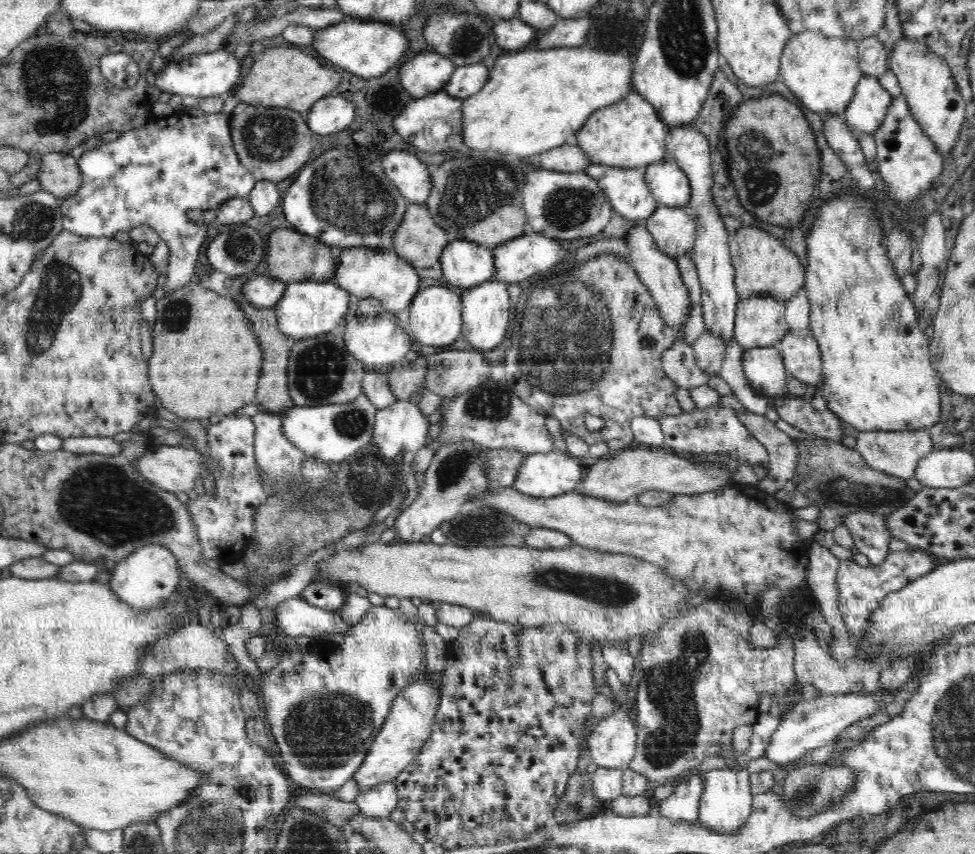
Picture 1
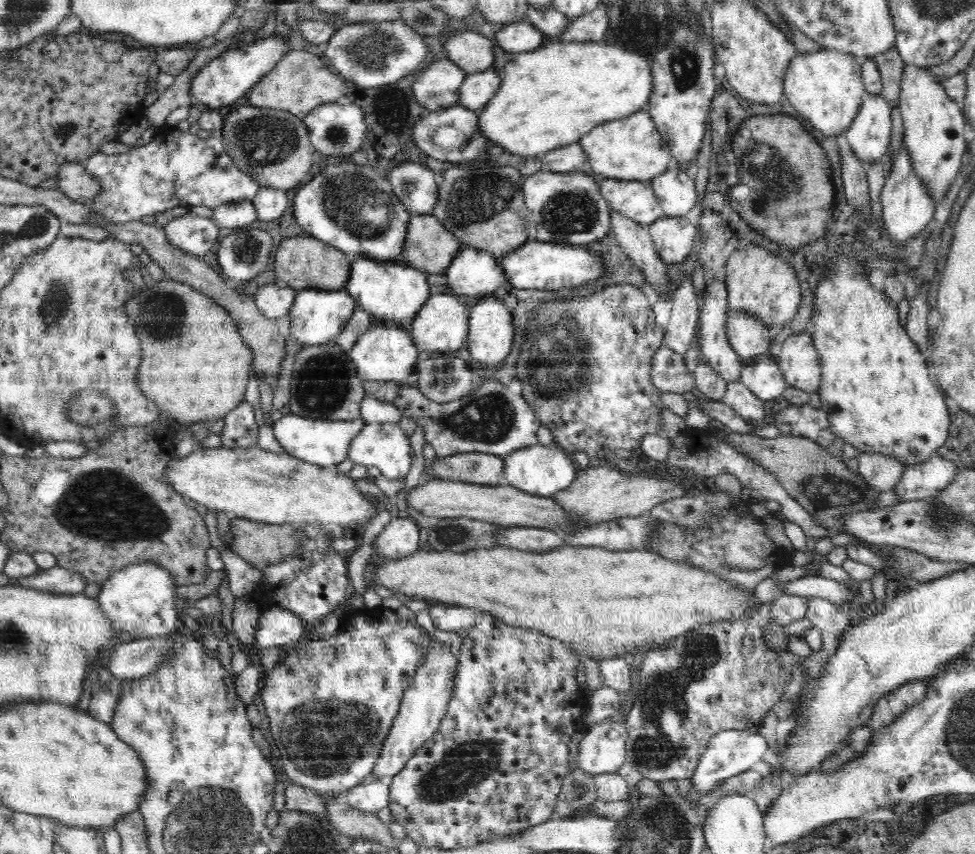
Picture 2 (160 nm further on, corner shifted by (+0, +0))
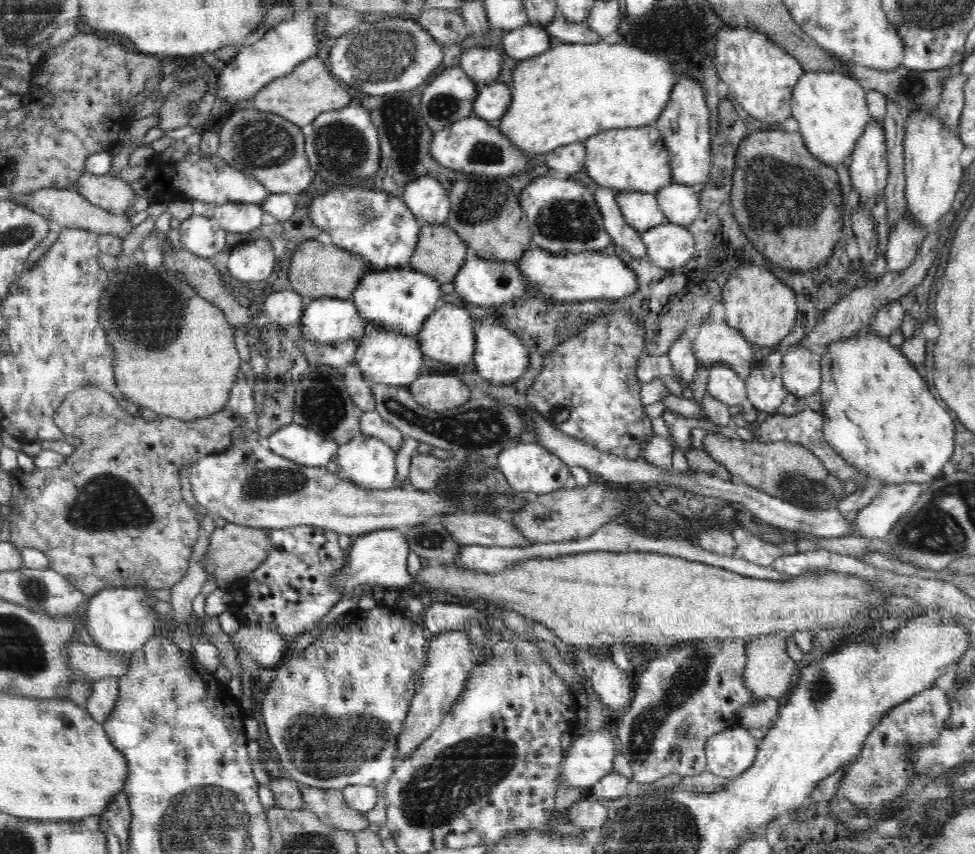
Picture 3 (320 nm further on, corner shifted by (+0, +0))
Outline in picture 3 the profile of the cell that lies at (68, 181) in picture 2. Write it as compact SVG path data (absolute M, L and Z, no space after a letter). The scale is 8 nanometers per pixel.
M83 171L73 183L84 199L114 215L124 214L134 206L134 191L118 176L96 175Z

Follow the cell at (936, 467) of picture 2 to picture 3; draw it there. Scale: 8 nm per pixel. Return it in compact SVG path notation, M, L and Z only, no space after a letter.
M904 482L904 484L882 487L870 504L857 511L857 516L854 520L856 525L855 534L862 538L869 538L870 540L876 540L876 538L885 539L887 533L915 505L915 502L929 487L929 484L930 482L924 482L924 484L906 484Z

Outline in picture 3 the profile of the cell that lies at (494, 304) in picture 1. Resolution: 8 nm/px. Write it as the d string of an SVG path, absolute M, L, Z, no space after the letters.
M484 316L479 323L473 324L475 350L473 361L478 375L489 380L494 386L512 386L526 373L528 366L528 348L522 346L518 336L504 325L498 316Z

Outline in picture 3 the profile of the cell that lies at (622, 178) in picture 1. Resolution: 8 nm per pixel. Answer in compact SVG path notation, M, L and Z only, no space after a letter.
M615 190L614 196L626 225L640 233L667 222L655 194L638 190Z

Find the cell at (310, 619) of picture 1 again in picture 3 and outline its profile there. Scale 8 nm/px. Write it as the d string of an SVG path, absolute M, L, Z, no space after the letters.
M258 624L242 625L229 639L236 648L242 648L262 667L278 666L291 645L284 635Z

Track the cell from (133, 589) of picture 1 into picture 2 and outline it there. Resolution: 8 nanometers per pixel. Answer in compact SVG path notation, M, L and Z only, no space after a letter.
M132 563L113 572L104 583L98 596L98 604L106 616L113 620L114 628L131 634L136 639L168 636L174 633L181 618L175 609L176 582L174 576L156 563Z

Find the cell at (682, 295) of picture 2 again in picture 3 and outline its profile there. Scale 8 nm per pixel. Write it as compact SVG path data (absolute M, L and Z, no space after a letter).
M683 333L674 340L674 344L667 352L674 369L673 376L679 378L683 384L687 384L688 388L692 387L698 368L697 360L692 354L692 341L688 334Z

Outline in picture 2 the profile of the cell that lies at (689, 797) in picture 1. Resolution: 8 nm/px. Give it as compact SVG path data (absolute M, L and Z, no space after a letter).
M721 730L714 734L708 742L706 750L699 758L694 776L692 776L692 789L690 801L699 802L699 798L709 790L712 790L720 781L731 776L736 776L741 772L750 770L756 762L762 761L764 754L768 750L768 742L760 733L752 733L746 730Z

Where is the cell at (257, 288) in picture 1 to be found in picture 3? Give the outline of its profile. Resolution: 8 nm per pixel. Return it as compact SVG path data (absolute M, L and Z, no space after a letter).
M294 289L284 290L284 292L269 294L268 298L263 298L261 304L267 317L266 320L283 329L295 330L299 325L300 316L302 316L305 298Z

